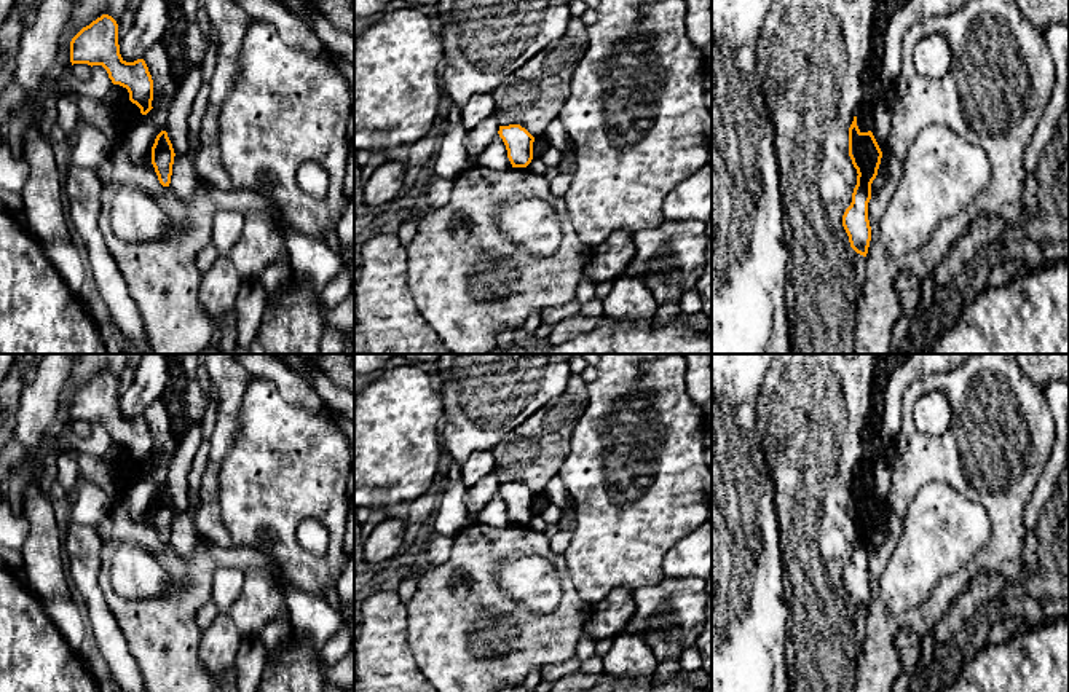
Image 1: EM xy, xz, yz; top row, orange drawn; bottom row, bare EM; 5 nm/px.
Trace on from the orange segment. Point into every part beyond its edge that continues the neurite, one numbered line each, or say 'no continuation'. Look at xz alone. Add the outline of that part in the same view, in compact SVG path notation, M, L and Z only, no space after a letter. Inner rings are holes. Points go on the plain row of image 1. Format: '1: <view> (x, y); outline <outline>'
no continuation

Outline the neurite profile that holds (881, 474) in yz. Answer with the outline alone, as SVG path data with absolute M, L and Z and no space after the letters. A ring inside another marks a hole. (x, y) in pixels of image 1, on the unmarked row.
M889 446L884 448L879 459L871 466L873 472L873 493L881 505L884 509L889 491L890 491L890 469L889 469L889 458L890 450Z

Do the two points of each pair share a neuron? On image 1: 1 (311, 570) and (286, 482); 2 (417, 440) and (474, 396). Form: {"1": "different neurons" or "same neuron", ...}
{"1": "same neuron", "2": "different neurons"}

